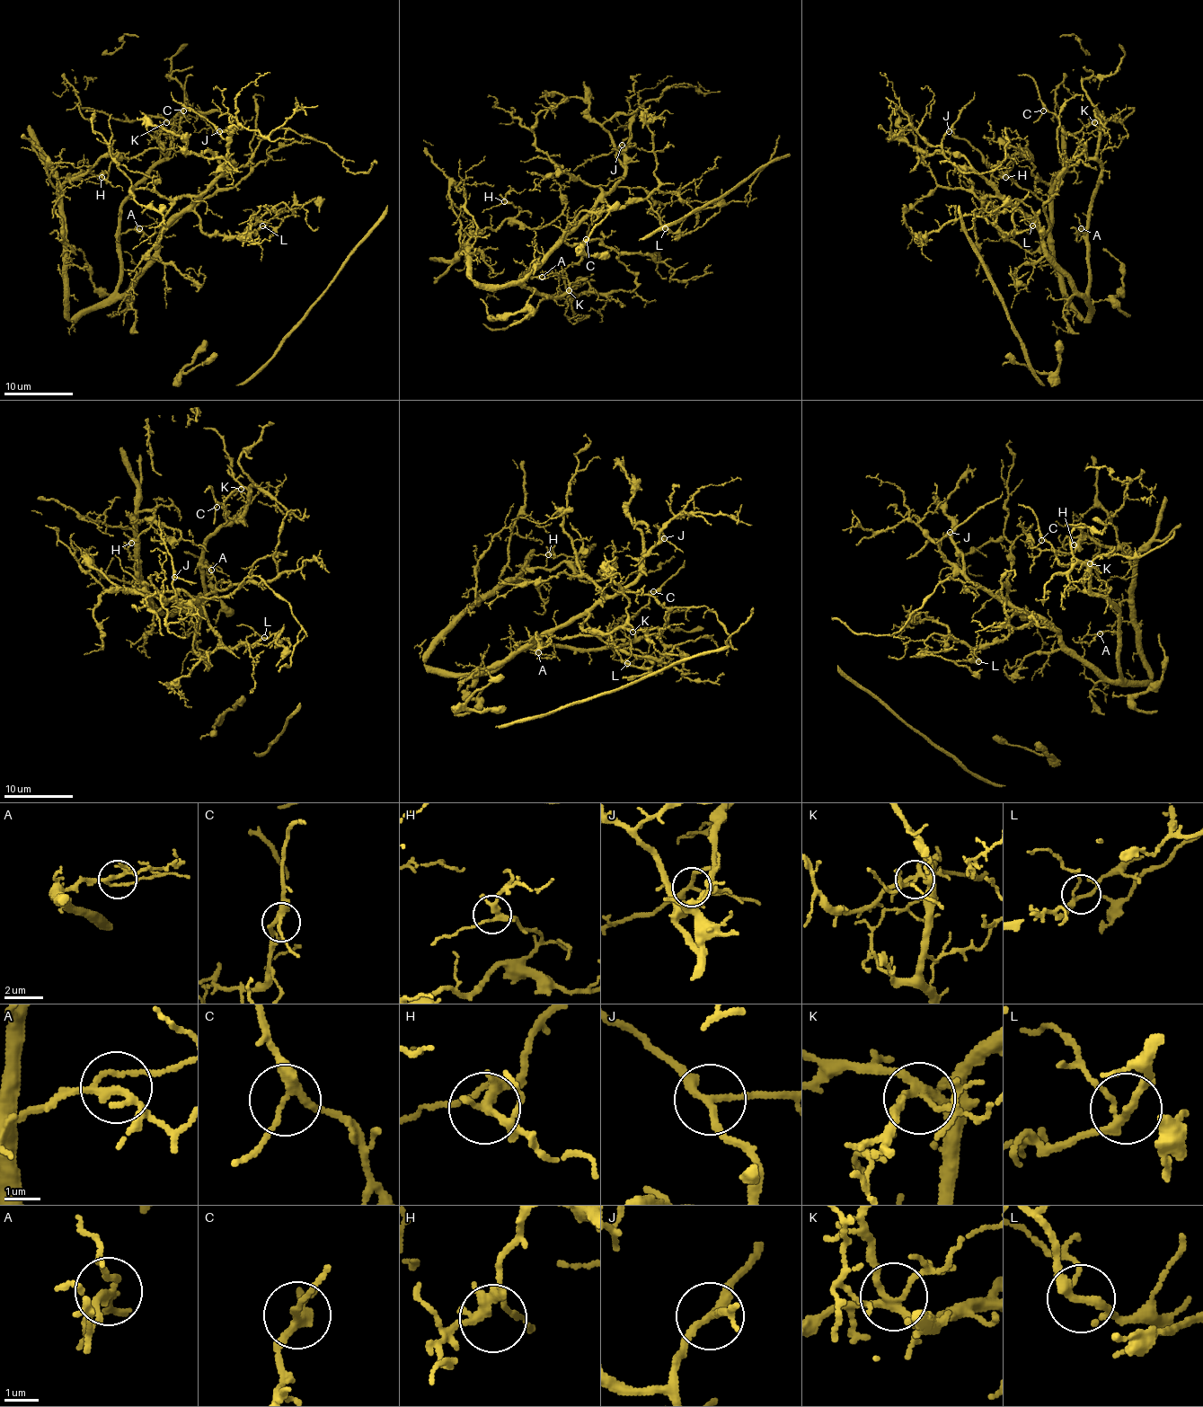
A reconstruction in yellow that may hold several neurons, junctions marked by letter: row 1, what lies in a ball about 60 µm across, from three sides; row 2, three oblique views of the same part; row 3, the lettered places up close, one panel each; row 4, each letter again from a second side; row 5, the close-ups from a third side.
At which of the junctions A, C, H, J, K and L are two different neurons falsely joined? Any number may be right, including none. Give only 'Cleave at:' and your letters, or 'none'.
Cleave at: none

